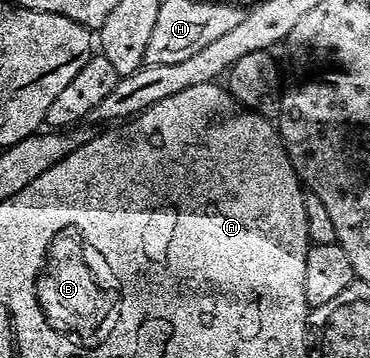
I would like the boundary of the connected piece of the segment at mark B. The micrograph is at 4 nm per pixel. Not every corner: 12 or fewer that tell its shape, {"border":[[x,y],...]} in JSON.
{"border":[[75,228],[52,235],[35,297],[48,325],[91,342],[112,315]]}

